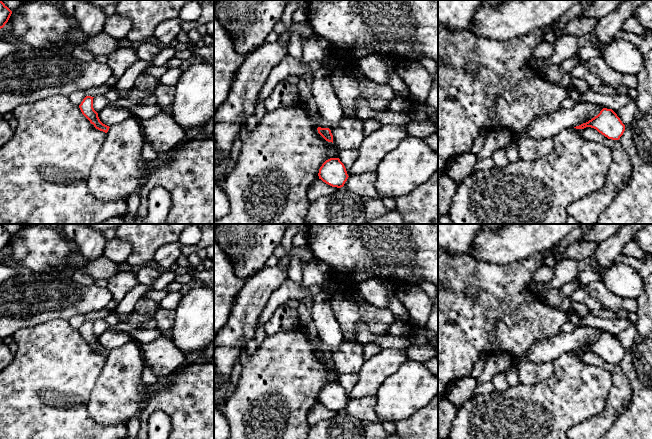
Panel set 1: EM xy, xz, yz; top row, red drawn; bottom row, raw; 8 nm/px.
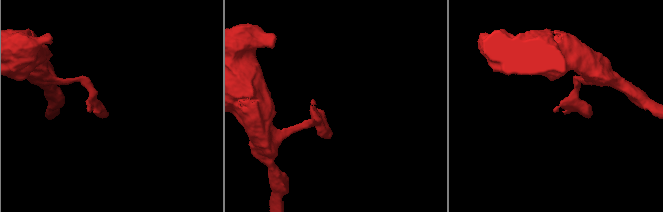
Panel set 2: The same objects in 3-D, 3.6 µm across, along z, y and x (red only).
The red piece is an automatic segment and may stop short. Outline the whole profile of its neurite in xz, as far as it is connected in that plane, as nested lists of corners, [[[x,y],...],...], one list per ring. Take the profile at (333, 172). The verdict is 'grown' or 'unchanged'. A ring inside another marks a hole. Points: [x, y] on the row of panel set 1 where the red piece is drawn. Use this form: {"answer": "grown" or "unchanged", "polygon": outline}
{"answer": "unchanged", "polygon": [[[339,158],[326,160],[320,167],[318,176],[326,184],[337,188],[343,187],[349,177]]]}

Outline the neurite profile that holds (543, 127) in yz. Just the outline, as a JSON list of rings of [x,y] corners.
[[[575,103],[570,109],[559,109],[531,122],[523,134],[512,134],[511,141],[518,145],[521,139],[535,140],[553,138],[560,131],[588,122],[605,108],[594,103]]]

